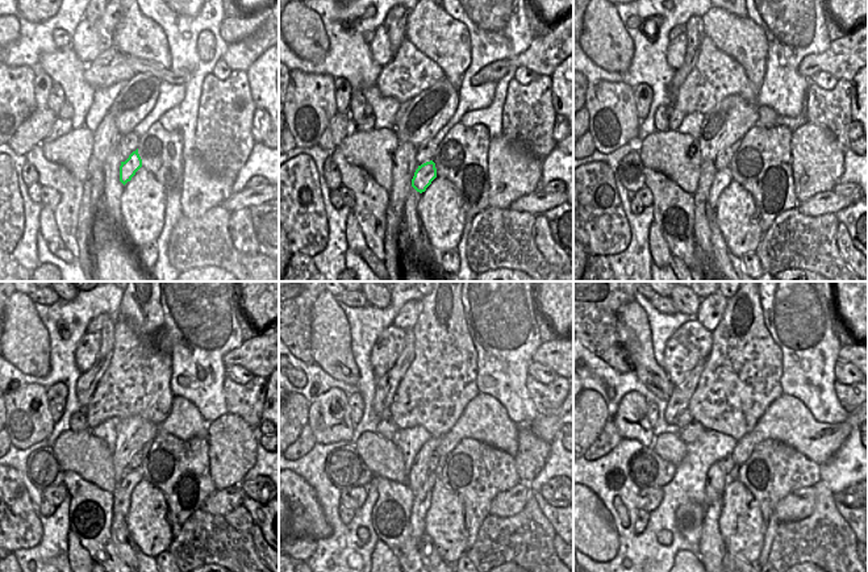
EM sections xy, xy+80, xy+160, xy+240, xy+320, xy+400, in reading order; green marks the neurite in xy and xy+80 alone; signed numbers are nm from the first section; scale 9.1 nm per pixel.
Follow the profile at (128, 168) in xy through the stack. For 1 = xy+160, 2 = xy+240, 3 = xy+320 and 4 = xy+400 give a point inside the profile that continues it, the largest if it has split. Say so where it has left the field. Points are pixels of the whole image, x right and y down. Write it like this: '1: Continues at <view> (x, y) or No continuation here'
1: Continues at xy+160 (722, 179)
2: Continues at xy+240 (122, 492)
3: Continues at xy+320 (422, 497)
4: Continues at xy+400 (712, 546).

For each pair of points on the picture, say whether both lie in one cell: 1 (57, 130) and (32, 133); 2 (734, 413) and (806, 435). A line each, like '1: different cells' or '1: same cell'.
1: different cells
2: different cells

